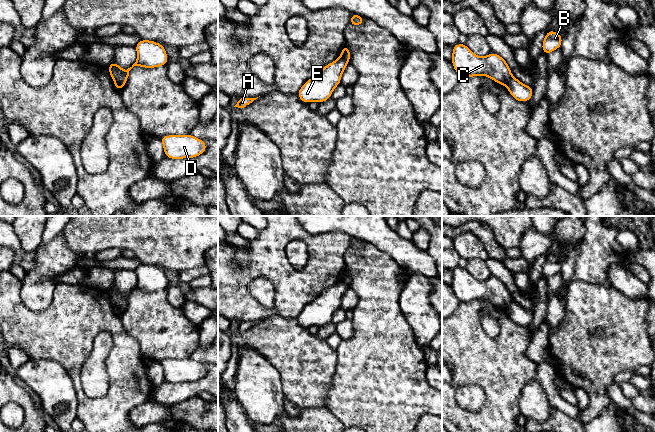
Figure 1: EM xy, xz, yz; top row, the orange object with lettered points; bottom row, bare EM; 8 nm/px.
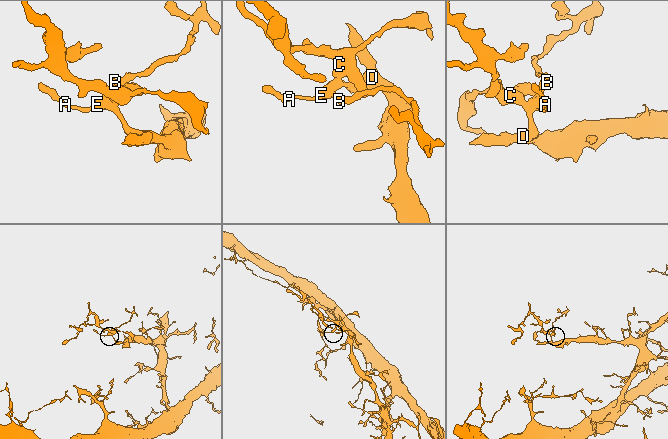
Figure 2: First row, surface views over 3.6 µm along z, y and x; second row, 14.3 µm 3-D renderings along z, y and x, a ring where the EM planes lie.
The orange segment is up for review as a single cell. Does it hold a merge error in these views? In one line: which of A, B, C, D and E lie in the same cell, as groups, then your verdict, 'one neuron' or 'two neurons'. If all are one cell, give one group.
A B D E / C | two neurons

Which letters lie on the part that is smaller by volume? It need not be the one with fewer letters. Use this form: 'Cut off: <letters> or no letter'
Cut off: C

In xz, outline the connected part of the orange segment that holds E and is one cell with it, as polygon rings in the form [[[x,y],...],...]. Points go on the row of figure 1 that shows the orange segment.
[[[340,57],[323,67],[303,84],[297,92],[298,98],[307,104],[322,103],[330,99],[334,88],[341,84],[342,73],[348,64],[348,60]]]

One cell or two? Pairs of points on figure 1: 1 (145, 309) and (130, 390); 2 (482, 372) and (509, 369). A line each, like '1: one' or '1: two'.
1: two
2: one

